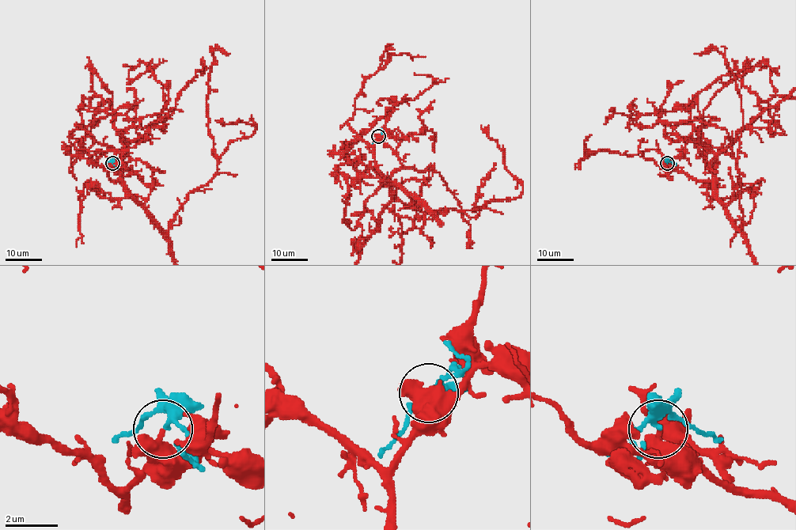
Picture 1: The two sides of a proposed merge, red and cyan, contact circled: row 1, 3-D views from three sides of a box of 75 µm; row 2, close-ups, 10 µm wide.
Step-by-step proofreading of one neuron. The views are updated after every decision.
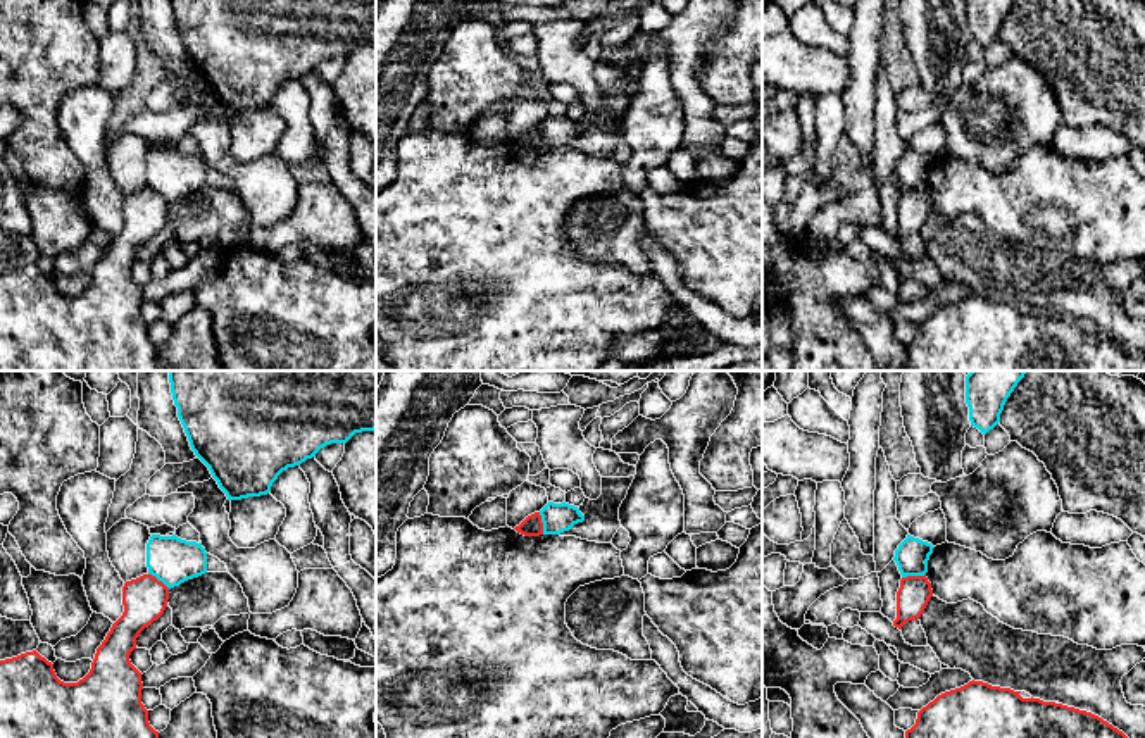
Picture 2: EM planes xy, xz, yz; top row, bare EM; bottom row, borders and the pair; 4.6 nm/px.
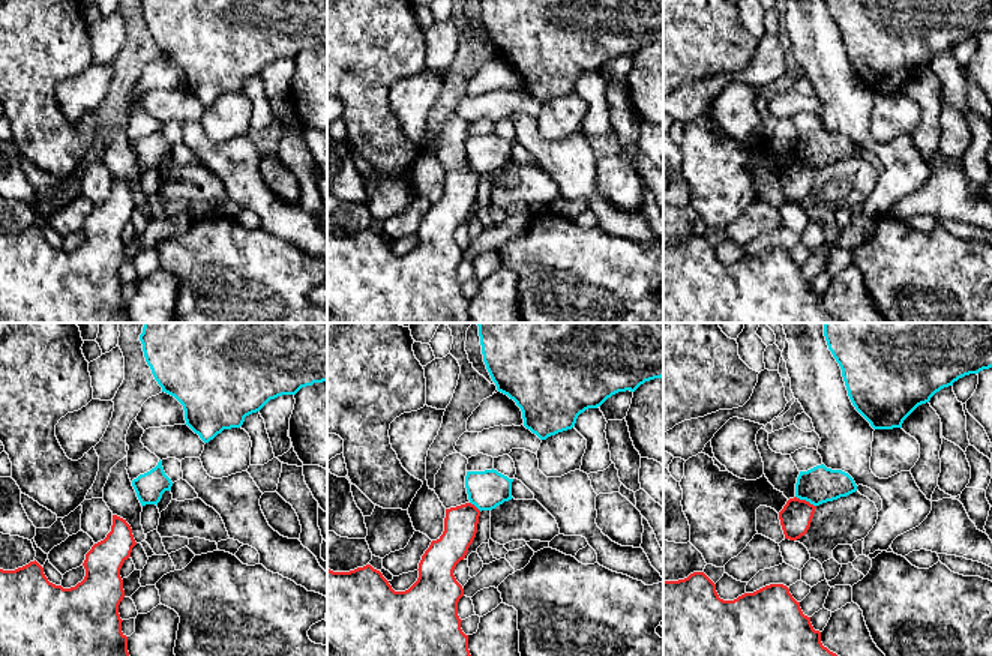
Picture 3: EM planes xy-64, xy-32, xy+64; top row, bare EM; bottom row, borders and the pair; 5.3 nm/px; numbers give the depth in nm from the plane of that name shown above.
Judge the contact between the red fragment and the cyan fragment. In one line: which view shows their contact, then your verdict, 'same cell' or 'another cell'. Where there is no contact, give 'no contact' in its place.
meets red in yz; another cell

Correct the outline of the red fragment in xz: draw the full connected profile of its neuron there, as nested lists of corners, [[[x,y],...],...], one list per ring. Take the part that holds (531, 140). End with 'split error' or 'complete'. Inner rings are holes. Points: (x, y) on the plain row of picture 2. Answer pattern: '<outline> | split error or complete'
[[[540,126],[528,129],[519,140],[514,141],[524,150],[540,150],[543,148],[543,136]]] | complete

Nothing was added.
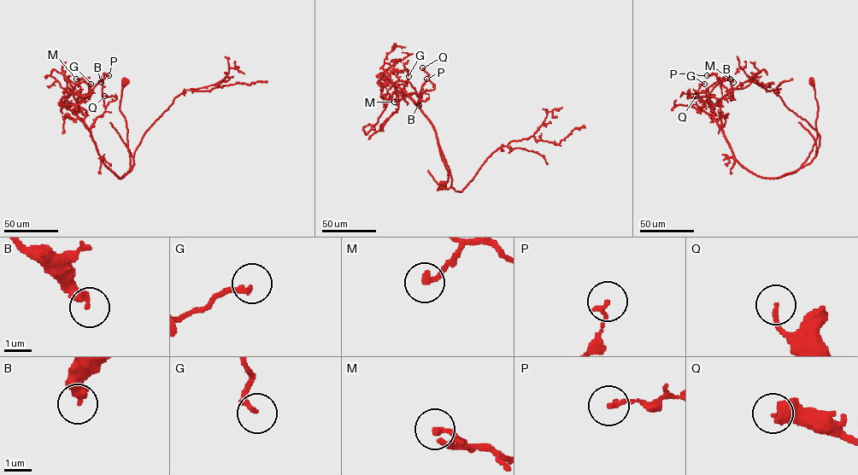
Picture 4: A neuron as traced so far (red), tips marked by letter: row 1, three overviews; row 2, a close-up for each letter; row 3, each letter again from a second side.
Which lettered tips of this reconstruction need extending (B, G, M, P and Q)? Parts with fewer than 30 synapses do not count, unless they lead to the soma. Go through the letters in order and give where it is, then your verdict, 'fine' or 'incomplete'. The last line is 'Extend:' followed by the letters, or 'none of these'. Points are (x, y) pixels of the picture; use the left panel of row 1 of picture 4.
B: (101, 82) | fine
G: (91, 84) | fine
M: (76, 79) | fine
P: (108, 75) | fine
Q: (104, 96) | fine
Extend: none of these

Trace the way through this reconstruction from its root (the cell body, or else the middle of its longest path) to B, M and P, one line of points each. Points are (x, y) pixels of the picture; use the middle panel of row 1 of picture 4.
B: (443, 184), (437, 190), (445, 189), (448, 171), (435, 130), (394, 84), (409, 82), (419, 105)
M: (443, 184), (437, 190), (445, 189), (448, 171), (433, 126), (394, 85), (407, 79), (402, 97), (394, 102)
P: (443, 184), (437, 190), (445, 189), (448, 171), (435, 130), (408, 95), (422, 92), (420, 94), (426, 79)

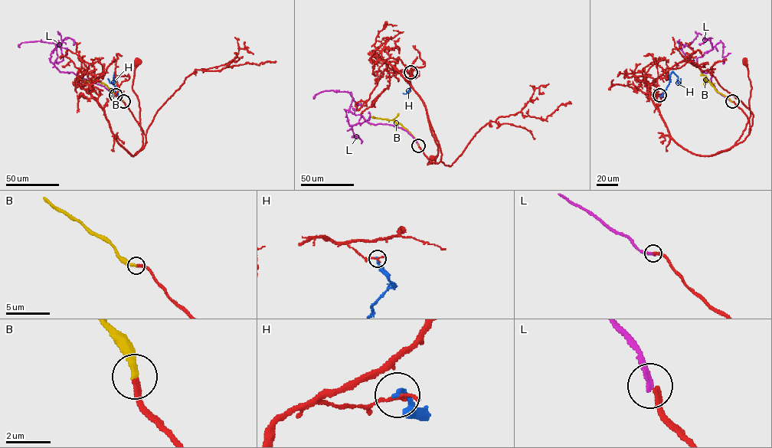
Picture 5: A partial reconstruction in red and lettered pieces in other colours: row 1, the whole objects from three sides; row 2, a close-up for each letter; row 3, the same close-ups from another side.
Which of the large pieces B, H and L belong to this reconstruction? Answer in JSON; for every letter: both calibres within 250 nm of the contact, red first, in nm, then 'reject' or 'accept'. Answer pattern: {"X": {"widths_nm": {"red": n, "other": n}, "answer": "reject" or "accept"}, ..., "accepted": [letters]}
{"B": {"widths_nm": {"red": 240, "other": 280}, "answer": "accept"}, "H": {"widths_nm": {"red": 180, "other": 180}, "answer": "reject"}, "L": {"widths_nm": {"red": 260, "other": 240}, "answer": "reject"}, "accepted": ["B"]}

